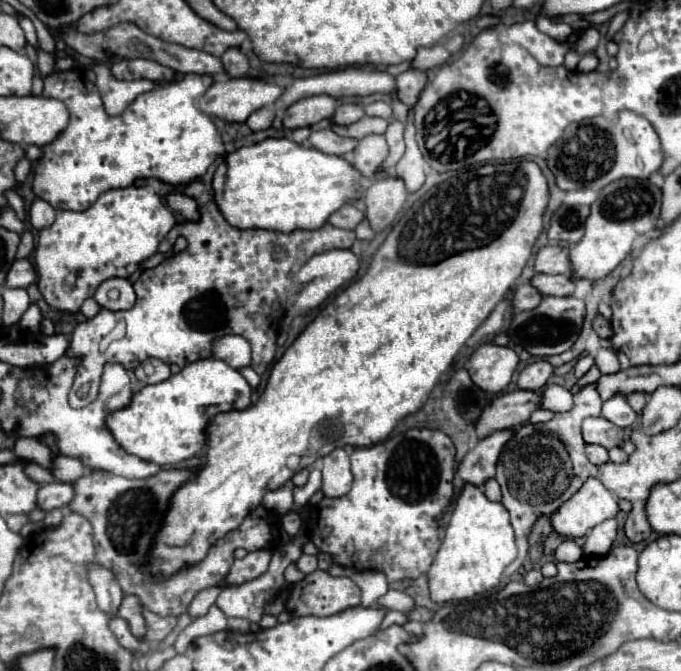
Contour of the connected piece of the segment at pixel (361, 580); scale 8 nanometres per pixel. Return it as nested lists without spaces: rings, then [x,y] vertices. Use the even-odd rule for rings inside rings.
[[[331,565],[327,569],[329,575],[349,575],[361,589],[361,607],[373,607],[379,597],[385,595],[385,591],[389,589],[387,585],[387,579],[383,573],[377,573],[377,571],[359,571],[359,573],[353,573],[353,571],[345,571],[343,567],[339,565]]]

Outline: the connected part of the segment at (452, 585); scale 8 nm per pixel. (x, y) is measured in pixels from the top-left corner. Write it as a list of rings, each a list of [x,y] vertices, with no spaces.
[[[465,485],[455,509],[449,517],[445,539],[427,573],[429,593],[435,603],[463,601],[491,591],[499,585],[505,567],[517,557],[513,527],[509,513],[501,503],[493,503],[483,495],[481,487]]]

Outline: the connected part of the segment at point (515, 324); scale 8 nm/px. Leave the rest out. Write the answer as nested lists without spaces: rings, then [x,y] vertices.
[[[543,297],[539,307],[523,313],[515,313],[511,319],[511,325],[507,329],[507,335],[515,345],[521,345],[529,355],[533,357],[549,357],[559,355],[575,343],[575,339],[581,333],[585,317],[585,303],[583,299],[573,297]]]

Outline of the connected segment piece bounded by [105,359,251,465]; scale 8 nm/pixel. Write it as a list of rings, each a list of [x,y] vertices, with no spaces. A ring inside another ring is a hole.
[[[201,359],[185,365],[177,375],[157,385],[145,385],[131,397],[131,403],[123,411],[107,415],[107,429],[115,441],[131,455],[157,463],[175,465],[183,459],[197,455],[205,445],[207,419],[251,405],[251,387],[237,369],[231,369],[219,359]]]

